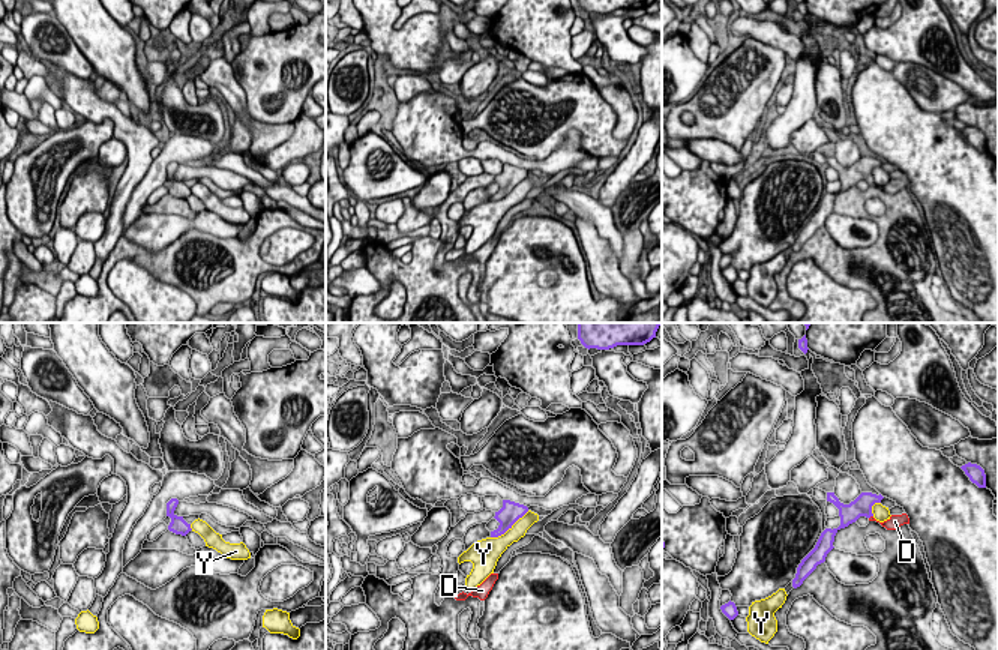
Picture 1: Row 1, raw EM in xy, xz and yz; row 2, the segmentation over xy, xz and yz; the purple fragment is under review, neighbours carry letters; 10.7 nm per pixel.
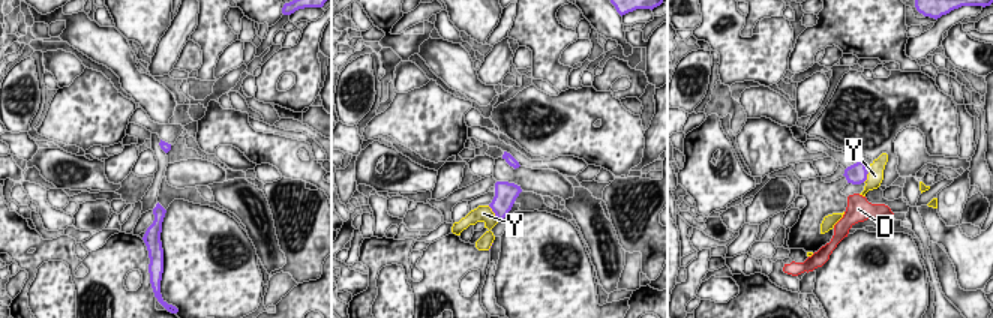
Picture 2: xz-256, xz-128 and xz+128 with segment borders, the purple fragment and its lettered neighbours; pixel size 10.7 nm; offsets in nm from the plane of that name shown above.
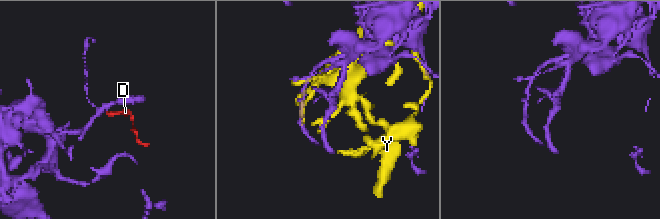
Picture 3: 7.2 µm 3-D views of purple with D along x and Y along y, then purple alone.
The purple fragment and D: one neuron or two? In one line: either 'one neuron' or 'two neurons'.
one neuron

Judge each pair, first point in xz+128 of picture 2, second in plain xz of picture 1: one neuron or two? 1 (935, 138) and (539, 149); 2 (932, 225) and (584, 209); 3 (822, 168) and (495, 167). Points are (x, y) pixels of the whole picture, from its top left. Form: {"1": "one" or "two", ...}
{"1": "one", "2": "one", "3": "one"}

